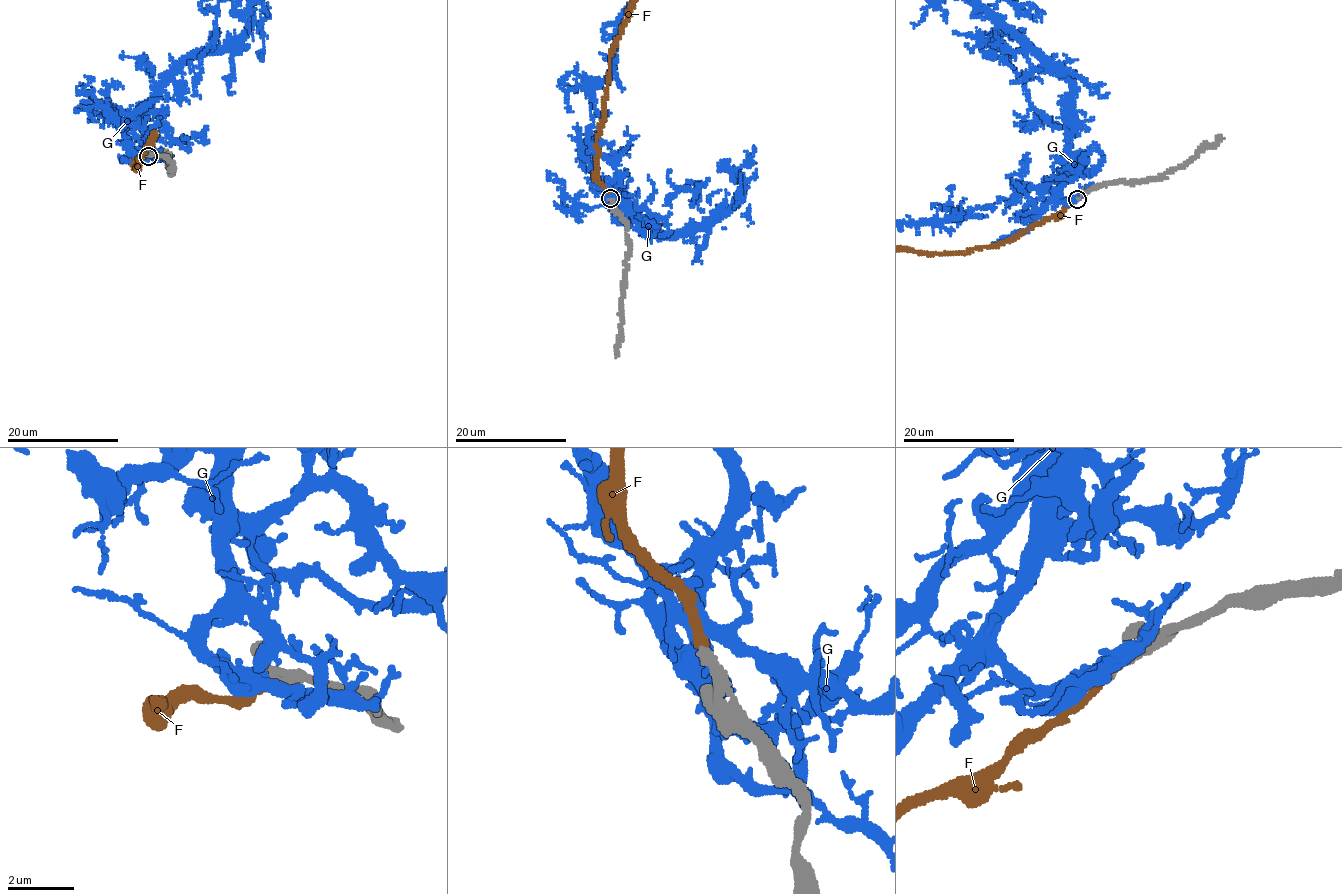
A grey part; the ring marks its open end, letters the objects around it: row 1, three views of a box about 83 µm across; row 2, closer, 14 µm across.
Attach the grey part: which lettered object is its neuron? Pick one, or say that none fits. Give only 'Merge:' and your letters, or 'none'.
Merge: F

